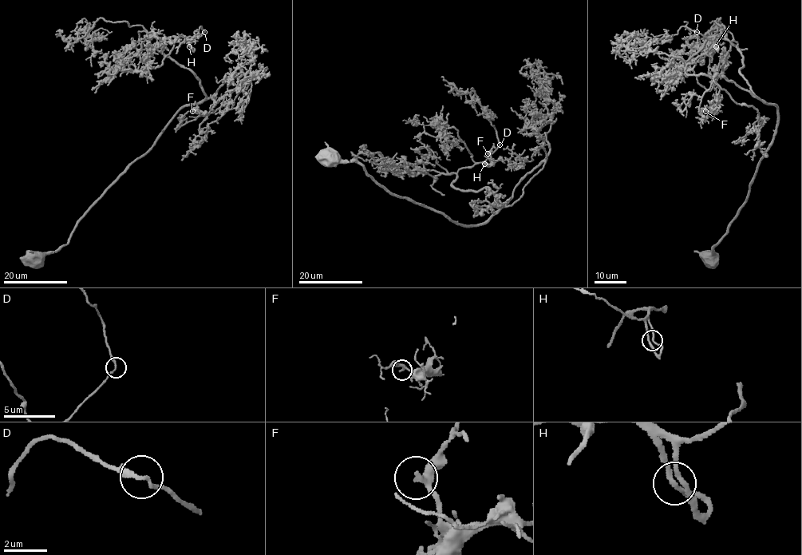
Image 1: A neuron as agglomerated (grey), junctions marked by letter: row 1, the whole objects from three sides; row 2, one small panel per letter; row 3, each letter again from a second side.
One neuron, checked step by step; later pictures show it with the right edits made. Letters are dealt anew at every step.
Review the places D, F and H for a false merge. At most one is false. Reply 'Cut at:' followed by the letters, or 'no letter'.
Cut at: no letter

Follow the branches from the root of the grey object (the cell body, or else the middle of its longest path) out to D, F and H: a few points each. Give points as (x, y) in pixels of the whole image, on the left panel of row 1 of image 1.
D: (35, 259), (65, 245), (174, 115), (206, 97), (200, 80), (156, 46), (205, 32)
F: (35, 259), (67, 243), (180, 109), (254, 74), (238, 89), (228, 82), (208, 112), (192, 111)
H: (35, 259), (65, 245), (77, 221), (174, 115), (206, 97), (200, 80), (156, 46), (171, 37), (189, 45)

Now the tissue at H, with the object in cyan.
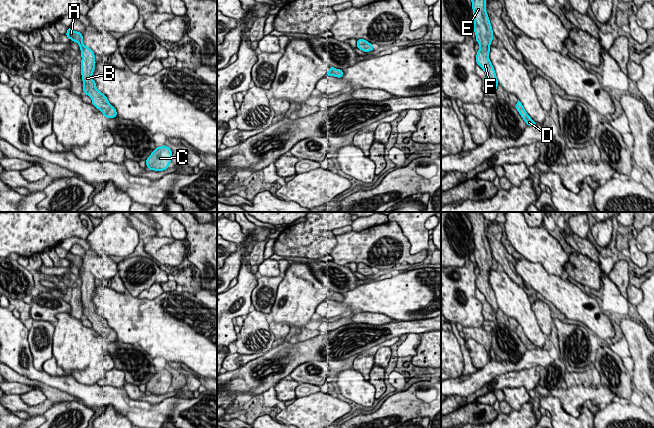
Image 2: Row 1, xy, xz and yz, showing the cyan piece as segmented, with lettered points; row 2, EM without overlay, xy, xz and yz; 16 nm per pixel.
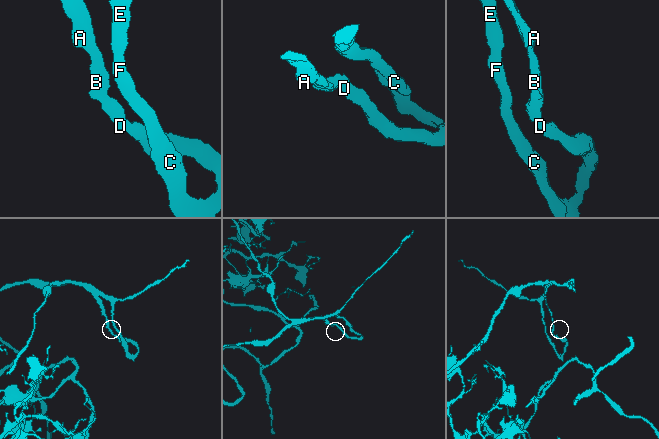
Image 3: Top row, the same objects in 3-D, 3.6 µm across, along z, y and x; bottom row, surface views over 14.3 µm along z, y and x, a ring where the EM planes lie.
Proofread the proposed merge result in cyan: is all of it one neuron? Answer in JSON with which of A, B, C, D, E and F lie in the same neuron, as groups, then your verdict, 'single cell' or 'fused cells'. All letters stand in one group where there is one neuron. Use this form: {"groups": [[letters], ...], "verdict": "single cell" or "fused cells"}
{"groups": [["A", "B", "C", "D", "E", "F"]], "verdict": "single cell"}

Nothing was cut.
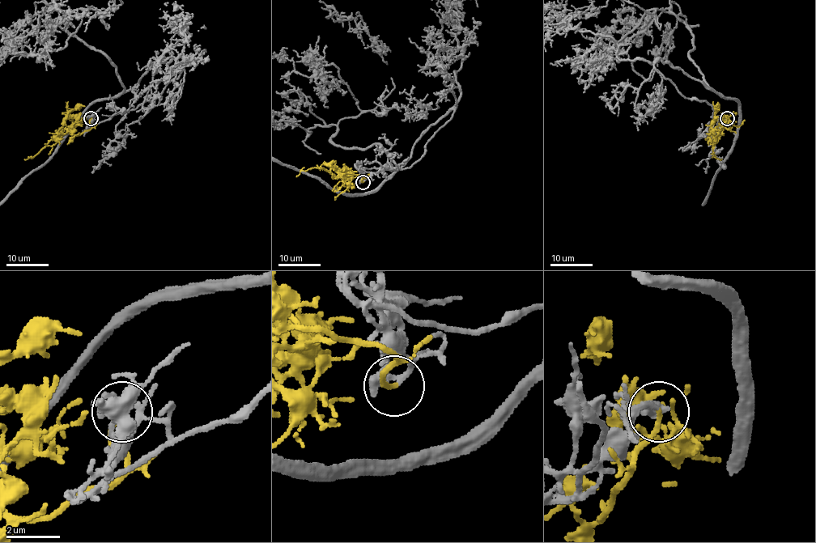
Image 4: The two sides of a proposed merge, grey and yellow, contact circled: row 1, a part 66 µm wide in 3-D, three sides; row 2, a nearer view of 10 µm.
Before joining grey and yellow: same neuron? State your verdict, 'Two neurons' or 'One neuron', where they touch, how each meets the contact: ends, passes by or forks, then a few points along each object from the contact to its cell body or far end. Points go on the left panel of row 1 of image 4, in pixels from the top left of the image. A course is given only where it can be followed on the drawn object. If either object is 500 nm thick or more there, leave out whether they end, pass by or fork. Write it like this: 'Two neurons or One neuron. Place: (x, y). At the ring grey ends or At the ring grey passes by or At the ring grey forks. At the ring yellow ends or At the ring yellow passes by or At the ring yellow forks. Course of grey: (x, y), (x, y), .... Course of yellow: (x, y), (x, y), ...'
One neuron. Place: (91, 118). At the ring grey forks. At the ring yellow ends. Course of grey: (90, 118), (91, 127), (155, 99), (182, 67), (162, 61), (130, 89), (93, 102). Course of yellow: (91, 118), (89, 123), (91, 127), (79, 134), (68, 132), (58, 137), (65, 117), (71, 111), (85, 106)

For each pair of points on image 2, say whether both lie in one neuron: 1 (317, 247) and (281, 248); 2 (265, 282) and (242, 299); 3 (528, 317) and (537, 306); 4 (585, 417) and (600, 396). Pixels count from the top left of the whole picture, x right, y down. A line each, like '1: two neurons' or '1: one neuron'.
1: one neuron
2: two neurons
3: two neurons
4: two neurons

